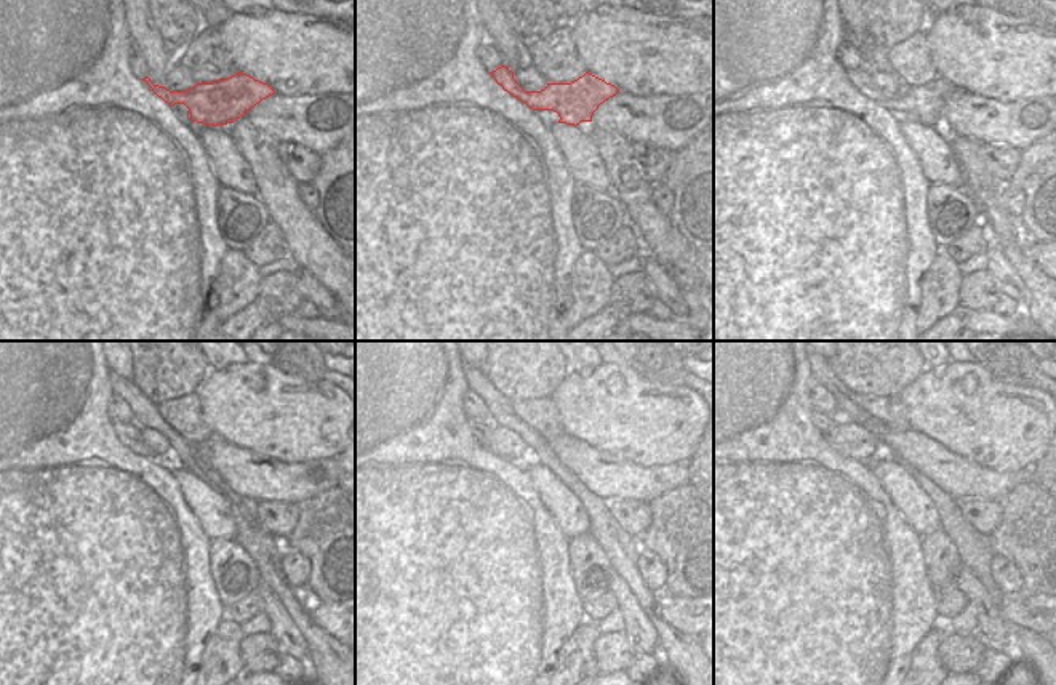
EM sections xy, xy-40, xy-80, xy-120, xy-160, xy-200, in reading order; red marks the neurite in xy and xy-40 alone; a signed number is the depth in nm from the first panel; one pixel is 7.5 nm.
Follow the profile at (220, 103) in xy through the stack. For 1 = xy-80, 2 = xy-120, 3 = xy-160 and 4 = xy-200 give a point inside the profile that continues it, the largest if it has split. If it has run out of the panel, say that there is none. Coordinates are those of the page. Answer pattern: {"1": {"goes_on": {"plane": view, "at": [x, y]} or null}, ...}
{"1": {"goes_on": {"plane": "xy-80", "at": [925, 103]}}, "2": {"goes_on": {"plane": "xy-120", "at": [130, 434]}}, "3": {"goes_on": {"plane": "xy-160", "at": [480, 429]}}, "4": {"goes_on": {"plane": "xy-200", "at": [823, 421]}}}

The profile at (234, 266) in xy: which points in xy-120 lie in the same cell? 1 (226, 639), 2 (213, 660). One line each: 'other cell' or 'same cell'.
1: same cell
2: same cell

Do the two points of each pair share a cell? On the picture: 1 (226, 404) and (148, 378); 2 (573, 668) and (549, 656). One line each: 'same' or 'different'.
1: different
2: different

